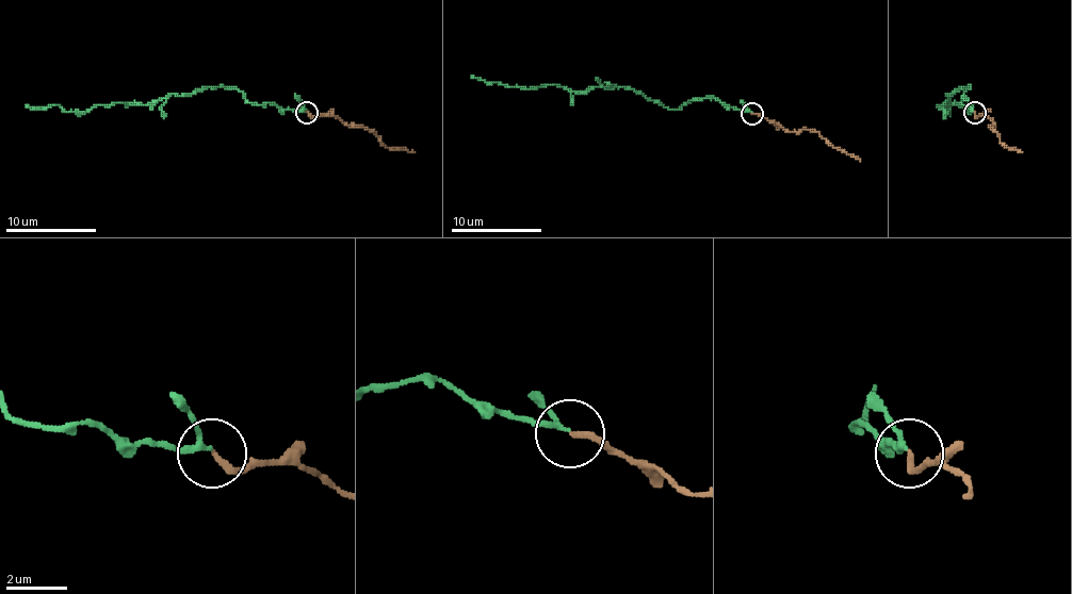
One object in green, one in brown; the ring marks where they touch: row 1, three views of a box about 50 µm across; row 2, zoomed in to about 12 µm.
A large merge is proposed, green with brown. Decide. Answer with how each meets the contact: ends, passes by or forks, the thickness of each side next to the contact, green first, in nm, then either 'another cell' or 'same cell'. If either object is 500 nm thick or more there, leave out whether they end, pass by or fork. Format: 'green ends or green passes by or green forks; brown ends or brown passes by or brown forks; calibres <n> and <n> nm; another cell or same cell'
green passes by; brown ends; calibres 150 and 220 nm; same cell

